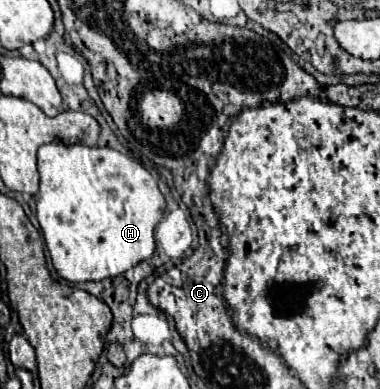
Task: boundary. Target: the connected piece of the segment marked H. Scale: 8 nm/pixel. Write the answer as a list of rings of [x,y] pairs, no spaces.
[[[42,145],[38,149],[38,223],[52,257],[52,265],[60,277],[72,283],[102,281],[116,277],[154,253],[154,227],[166,211],[166,199],[158,189],[158,181],[132,157],[110,147],[86,145]]]

